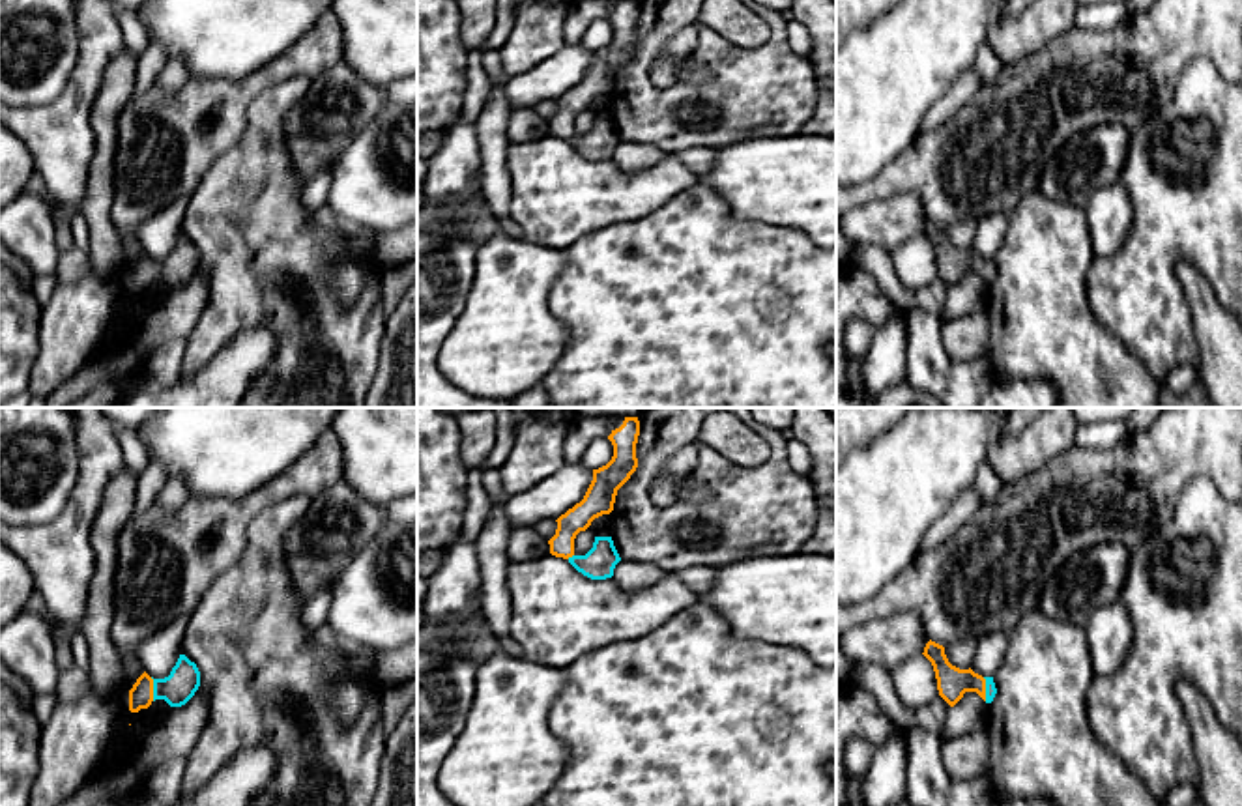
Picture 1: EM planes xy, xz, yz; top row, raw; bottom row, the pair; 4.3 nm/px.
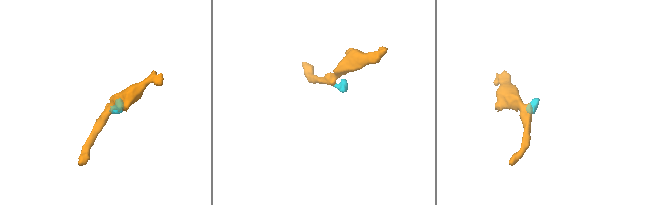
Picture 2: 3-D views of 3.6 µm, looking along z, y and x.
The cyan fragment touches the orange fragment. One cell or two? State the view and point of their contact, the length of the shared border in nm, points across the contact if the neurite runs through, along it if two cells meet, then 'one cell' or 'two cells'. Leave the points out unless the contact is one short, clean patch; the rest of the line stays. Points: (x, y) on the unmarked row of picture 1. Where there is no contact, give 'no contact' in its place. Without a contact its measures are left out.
contact xy (154, 270); length 110 nm; way xy (182, 264), (176, 270), (154, 270), (141, 277); one cell

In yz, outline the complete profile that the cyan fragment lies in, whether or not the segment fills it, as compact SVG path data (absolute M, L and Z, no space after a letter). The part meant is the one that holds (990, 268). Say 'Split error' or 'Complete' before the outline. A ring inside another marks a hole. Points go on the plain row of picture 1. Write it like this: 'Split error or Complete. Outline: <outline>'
Split error. Outline: M928 223L922 234L933 247L939 277L954 288L965 273L976 273L986 284L991 284L997 269L993 258L982 258L969 251L952 247L945 236L945 228Z

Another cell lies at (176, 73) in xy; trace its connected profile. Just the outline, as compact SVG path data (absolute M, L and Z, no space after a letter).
M170 60L165 69L159 73L155 86L163 90L176 90L191 79L185 60Z

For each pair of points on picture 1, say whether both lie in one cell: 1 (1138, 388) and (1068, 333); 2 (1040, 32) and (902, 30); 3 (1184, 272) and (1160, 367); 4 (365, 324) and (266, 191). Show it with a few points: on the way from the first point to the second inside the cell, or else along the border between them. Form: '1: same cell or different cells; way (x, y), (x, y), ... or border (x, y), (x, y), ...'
1: same cell; way (1121, 378), (1098, 356), (1091, 356), (1085, 350)
2: different cells; border (992, 19), (986, 40)
3: different cells; border (1181, 262), (1177, 279), (1190, 311), (1192, 328)
4: same cell; way (326, 307), (266, 240), (266, 230)

